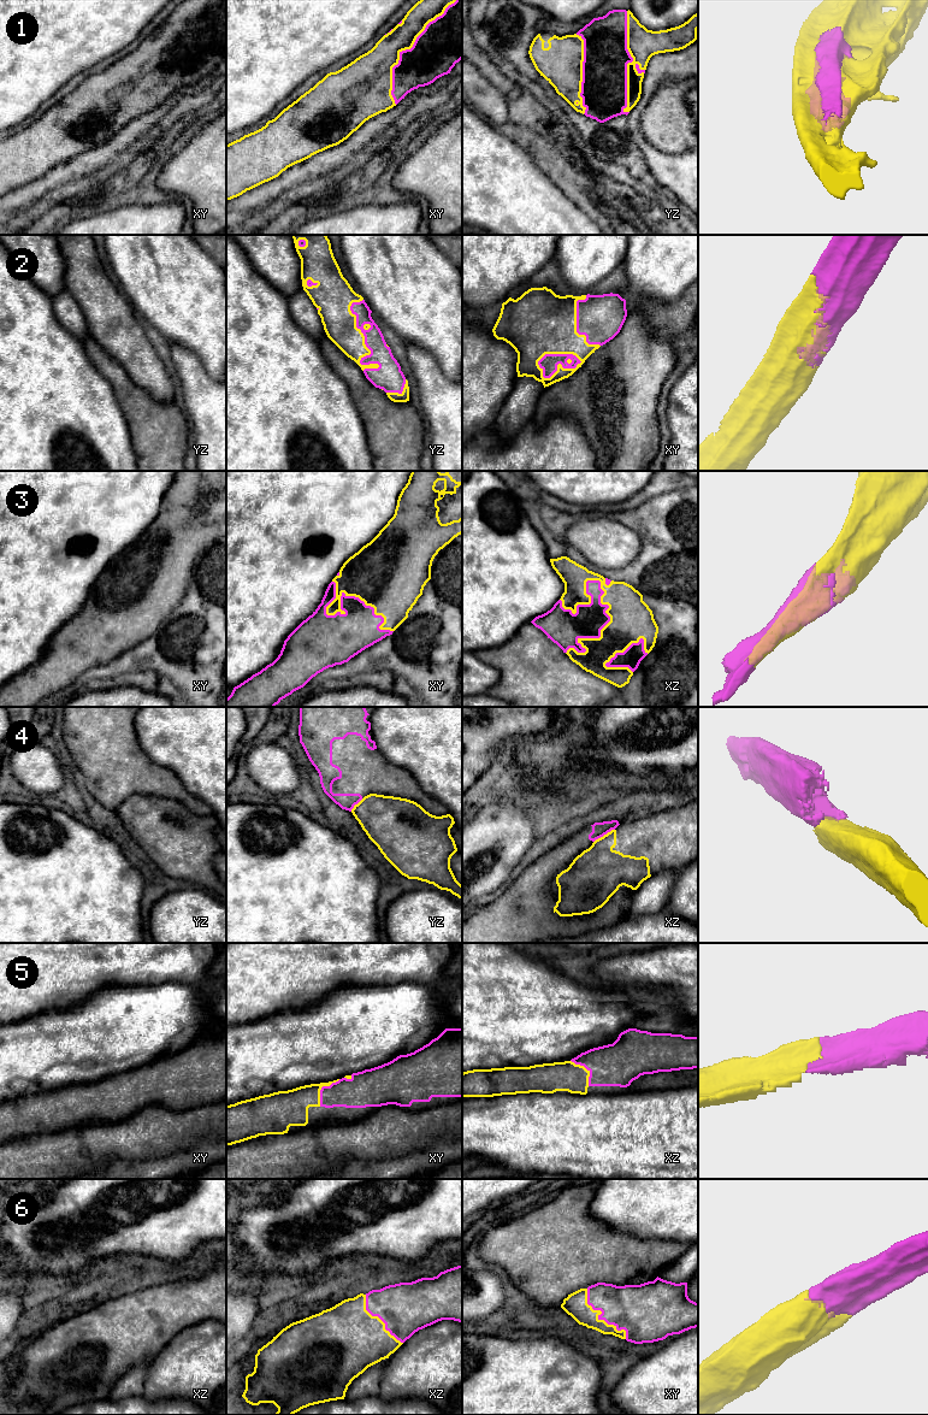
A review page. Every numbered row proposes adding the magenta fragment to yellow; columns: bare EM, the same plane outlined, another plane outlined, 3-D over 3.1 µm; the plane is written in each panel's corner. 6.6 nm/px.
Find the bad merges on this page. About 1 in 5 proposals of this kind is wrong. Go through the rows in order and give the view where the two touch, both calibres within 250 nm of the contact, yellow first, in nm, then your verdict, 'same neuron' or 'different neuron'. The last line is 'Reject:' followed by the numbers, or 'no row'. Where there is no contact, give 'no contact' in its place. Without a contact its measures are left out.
1: meets yellow in xy; 240 nm thick on the yellow side, 320 nm on the other; same neuron
2: meets yellow in yz; 220 nm thick on the yellow side, 140 nm on the other; same neuron
3: meets yellow in xz; 280 nm thick on the yellow side, 220 nm on the other; same neuron
4: meets yellow in xz; 340 nm thick on the yellow side, 100 nm on the other; different neuron
5: meets yellow in xy; 220 nm thick on the yellow side, 200 nm on the other; same neuron
6: meets yellow in xy; 160 nm thick on the yellow side, 320 nm on the other; same neuron
Reject: 4

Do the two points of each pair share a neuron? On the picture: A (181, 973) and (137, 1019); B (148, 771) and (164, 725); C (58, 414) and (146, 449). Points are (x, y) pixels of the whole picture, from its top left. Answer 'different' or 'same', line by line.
A: different
B: different
C: different

